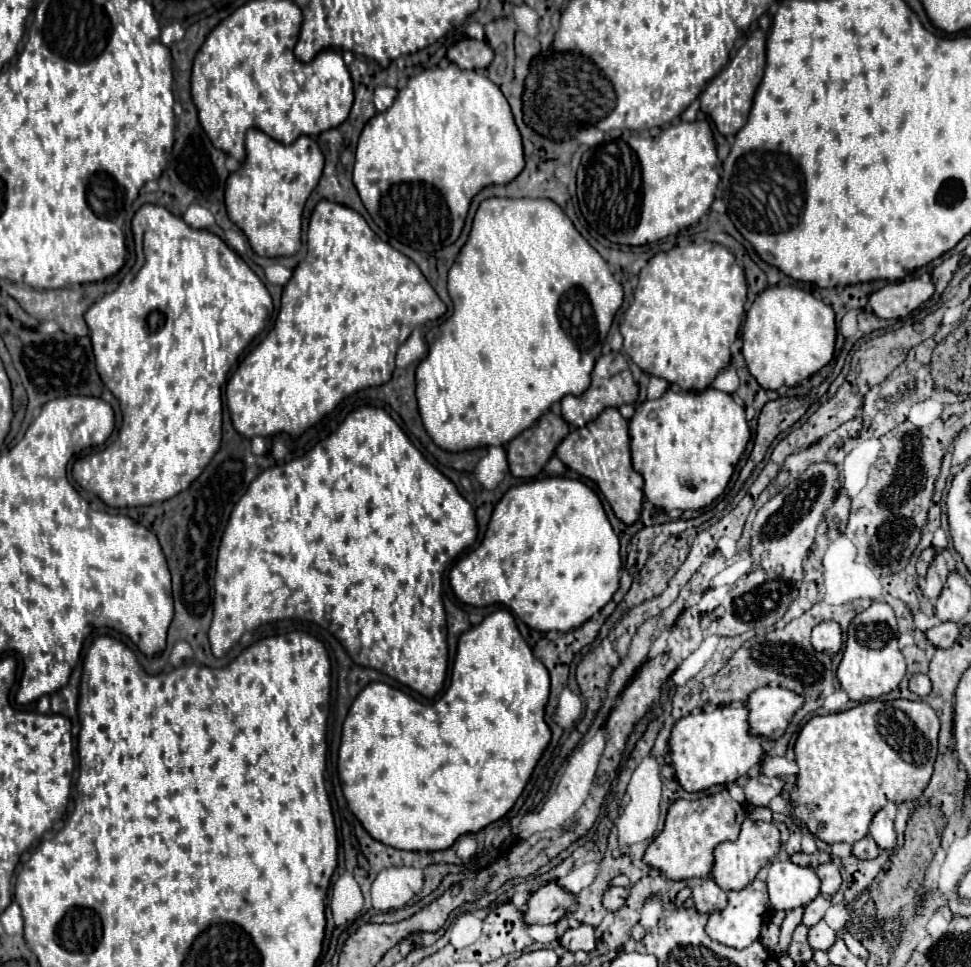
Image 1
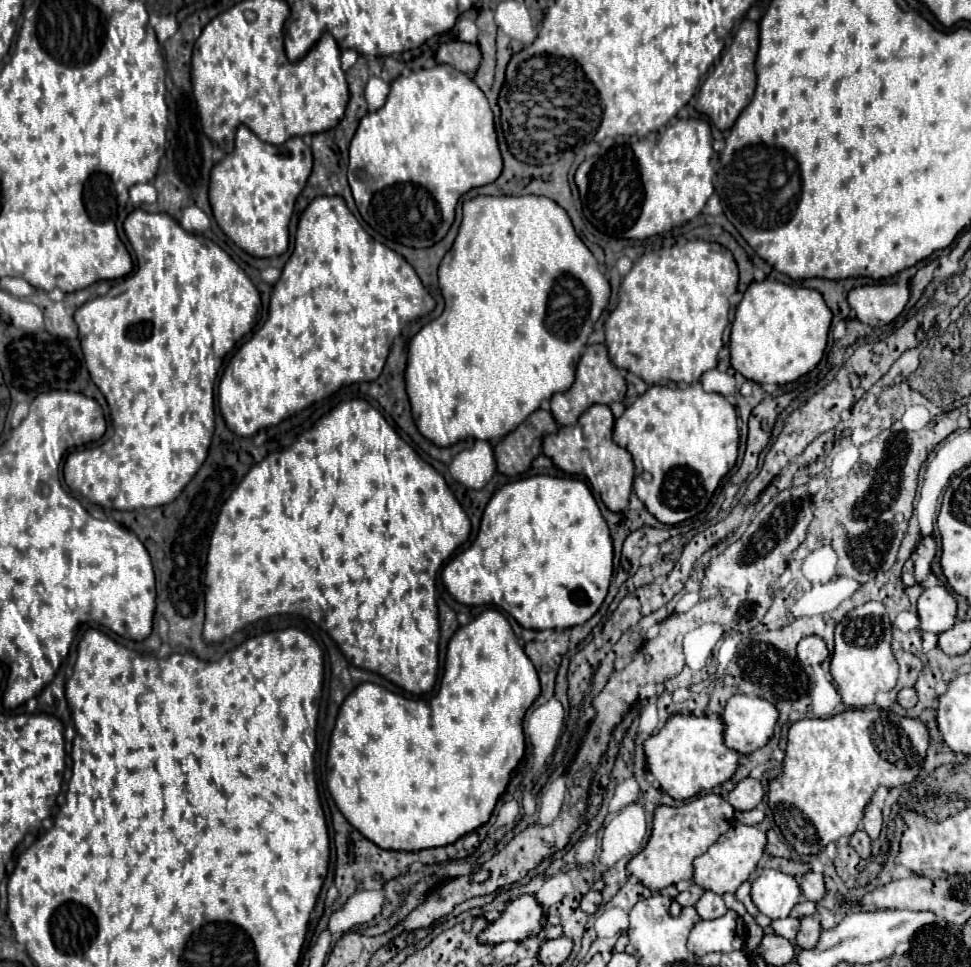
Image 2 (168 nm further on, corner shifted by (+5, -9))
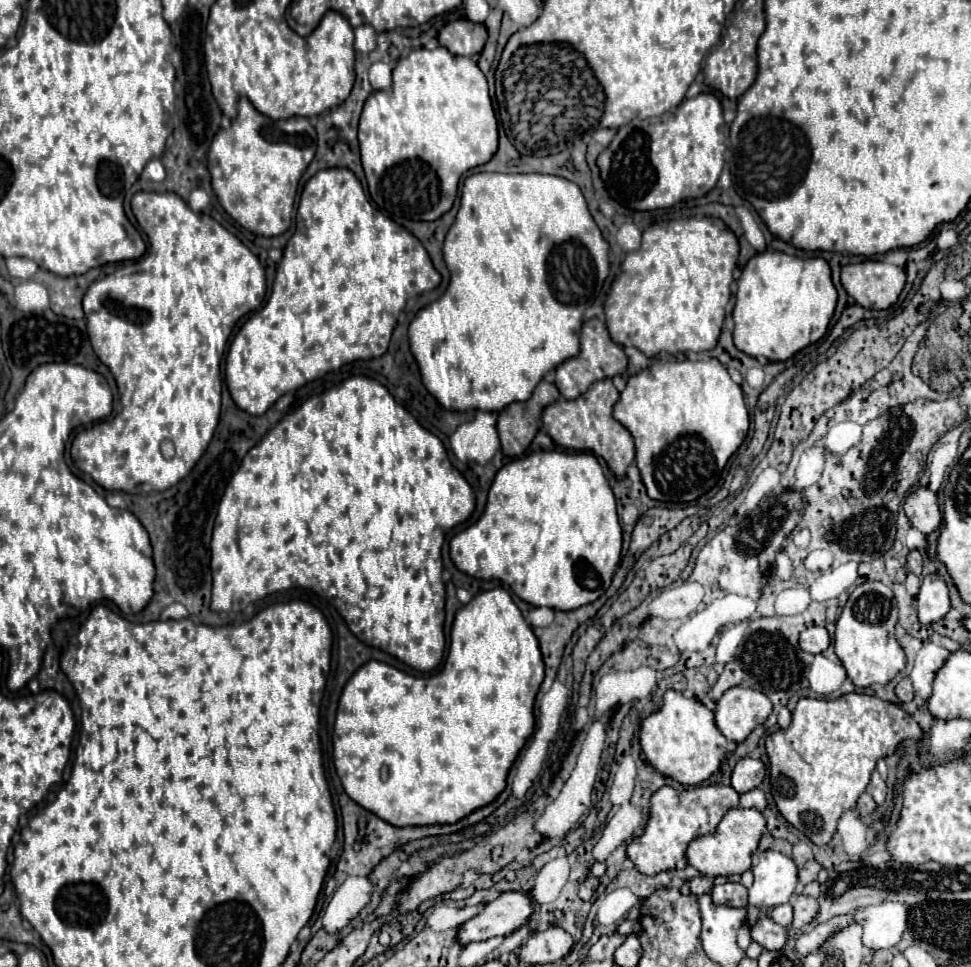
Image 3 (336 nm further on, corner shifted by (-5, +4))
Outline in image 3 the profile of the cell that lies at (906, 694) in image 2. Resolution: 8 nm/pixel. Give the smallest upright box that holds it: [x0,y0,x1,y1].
[895,677,913,703]

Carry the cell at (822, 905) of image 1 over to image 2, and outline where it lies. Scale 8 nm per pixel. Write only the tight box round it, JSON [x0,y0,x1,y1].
[771,916,801,942]

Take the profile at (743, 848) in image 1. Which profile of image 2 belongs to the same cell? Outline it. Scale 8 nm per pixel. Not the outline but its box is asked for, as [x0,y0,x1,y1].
[693,824,767,896]

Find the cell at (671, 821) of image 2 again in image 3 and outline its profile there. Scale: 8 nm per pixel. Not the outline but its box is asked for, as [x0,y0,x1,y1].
[627,784,740,875]

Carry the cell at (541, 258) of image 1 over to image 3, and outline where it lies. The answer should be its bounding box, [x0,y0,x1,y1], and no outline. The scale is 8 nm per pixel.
[409,173,609,411]

